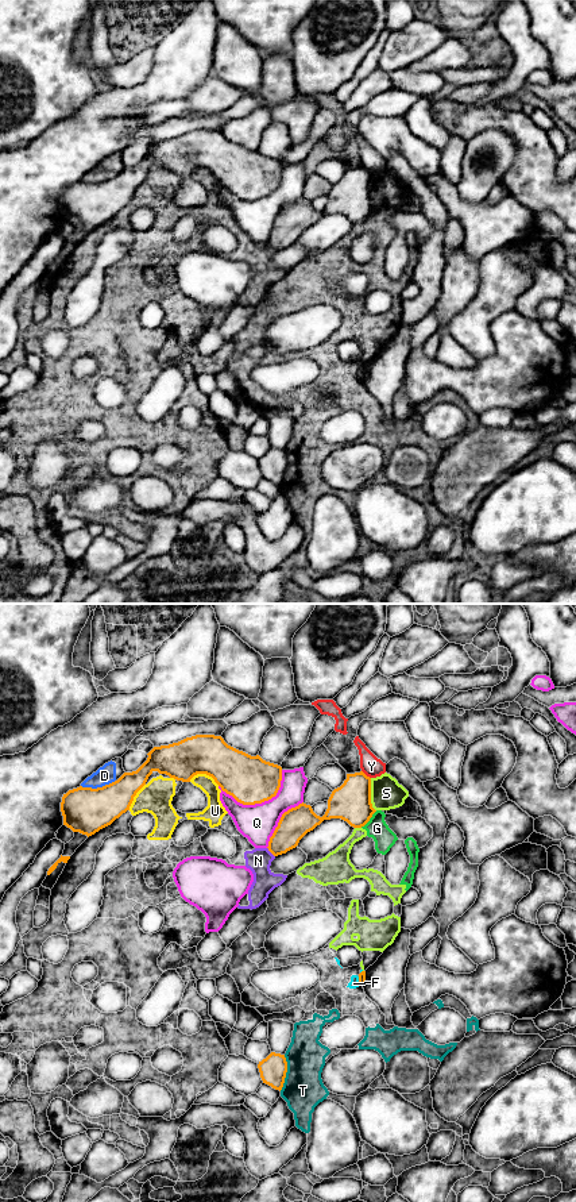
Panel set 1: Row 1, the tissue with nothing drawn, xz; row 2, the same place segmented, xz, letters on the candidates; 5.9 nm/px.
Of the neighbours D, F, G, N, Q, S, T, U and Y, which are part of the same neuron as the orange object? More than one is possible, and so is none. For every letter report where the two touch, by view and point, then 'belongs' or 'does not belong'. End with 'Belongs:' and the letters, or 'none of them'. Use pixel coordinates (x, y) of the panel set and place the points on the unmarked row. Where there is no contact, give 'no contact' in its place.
D: xz (97, 183) | does not belong
F: xz (359, 376) | does not belong
G: xz (368, 215) | does not belong
N: xz (270, 246) | does not belong
Q: xz (258, 197) | does not belong
S: xz (370, 189) | does not belong
T: xz (286, 466) | does not belong
U: xz (204, 168) | does not belong
Y: xz (364, 169) | does not belong
Belongs: none of them

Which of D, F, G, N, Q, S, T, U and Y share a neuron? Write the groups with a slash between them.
D F G N S T U / Q / Y

